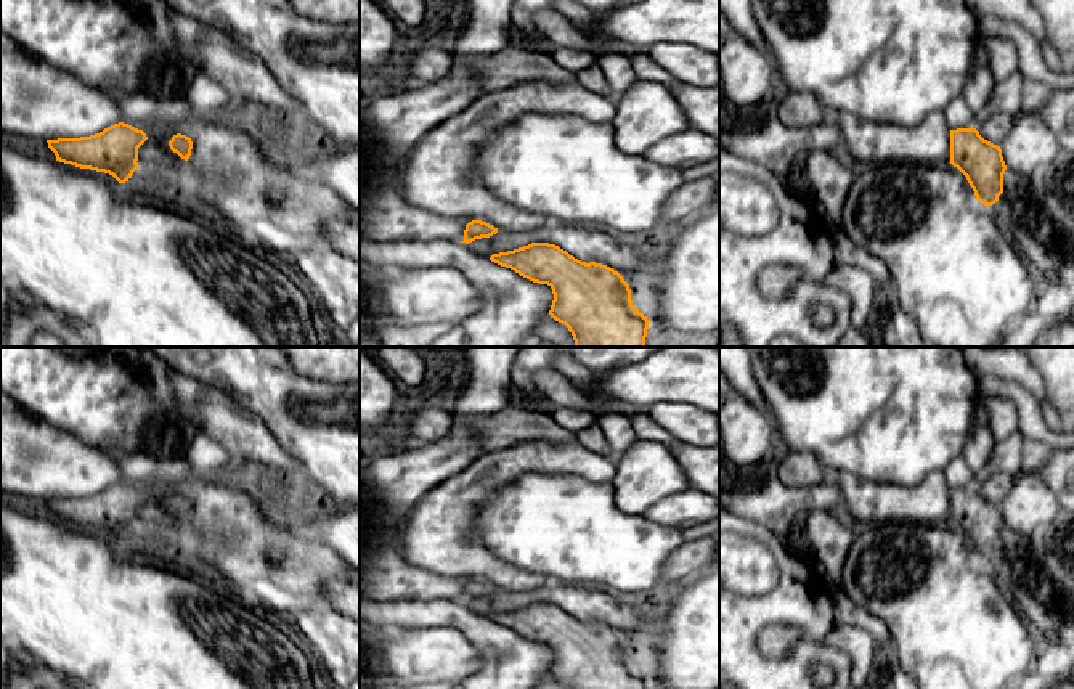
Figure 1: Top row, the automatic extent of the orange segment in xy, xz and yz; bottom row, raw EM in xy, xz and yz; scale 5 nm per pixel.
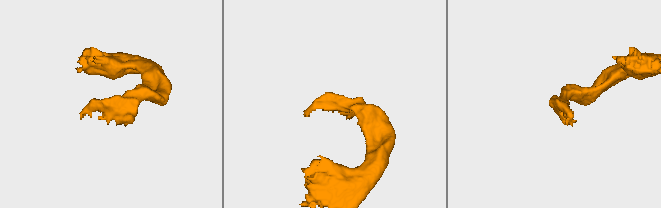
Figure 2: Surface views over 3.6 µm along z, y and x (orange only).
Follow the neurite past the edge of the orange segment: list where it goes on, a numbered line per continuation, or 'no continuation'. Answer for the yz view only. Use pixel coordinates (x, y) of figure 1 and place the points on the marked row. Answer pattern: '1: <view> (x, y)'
1: yz (1042, 232)

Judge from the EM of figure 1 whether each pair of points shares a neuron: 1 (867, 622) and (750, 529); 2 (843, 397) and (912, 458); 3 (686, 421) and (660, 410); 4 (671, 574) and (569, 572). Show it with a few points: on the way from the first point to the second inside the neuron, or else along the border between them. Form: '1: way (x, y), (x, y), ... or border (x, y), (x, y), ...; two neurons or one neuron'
1: border (830, 598), (837, 622); two neurons
2: way (875, 381), (899, 383), (903, 426); one neuron
3: way (679, 418), (667, 415); one neuron
4: border (684, 543), (667, 559), (659, 588); two neurons

